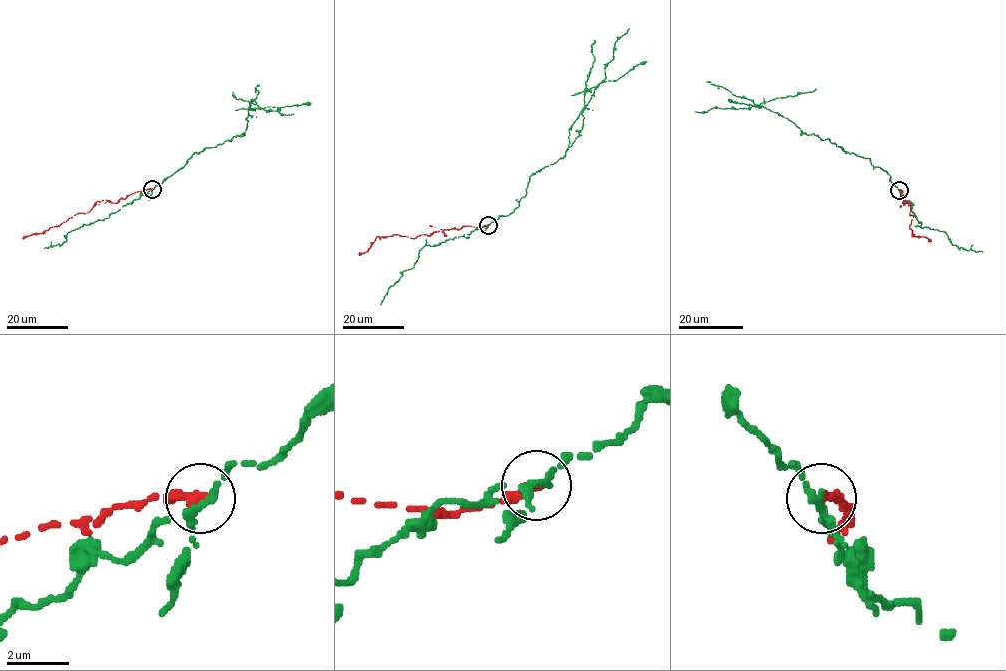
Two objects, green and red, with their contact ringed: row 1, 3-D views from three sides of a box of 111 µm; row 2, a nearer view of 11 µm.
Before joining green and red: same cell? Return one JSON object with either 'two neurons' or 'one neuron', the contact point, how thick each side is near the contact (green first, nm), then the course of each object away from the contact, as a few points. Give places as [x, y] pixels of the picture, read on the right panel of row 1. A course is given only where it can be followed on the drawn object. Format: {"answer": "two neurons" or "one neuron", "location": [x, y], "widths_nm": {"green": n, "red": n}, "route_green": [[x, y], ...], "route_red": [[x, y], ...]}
{"answer": "two neurons", "location": [899, 190], "widths_nm": {"green": 240, "red": 360}, "route_green": [[899, 190], [869, 158], [845, 152], [829, 139], [807, 135], [763, 106], [694, 111]], "route_red": [[899, 190], [903, 204], [910, 206], [909, 215], [914, 215], [911, 236], [926, 236], [930, 241]]}

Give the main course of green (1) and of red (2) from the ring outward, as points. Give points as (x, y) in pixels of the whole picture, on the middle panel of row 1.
1: (488, 224), (512, 213), (529, 176), (563, 157), (579, 135), (584, 94), (605, 79), (615, 42), (629, 29)
2: (488, 224), (446, 229), (413, 238), (394, 234), (377, 236), (368, 250), (358, 254)

